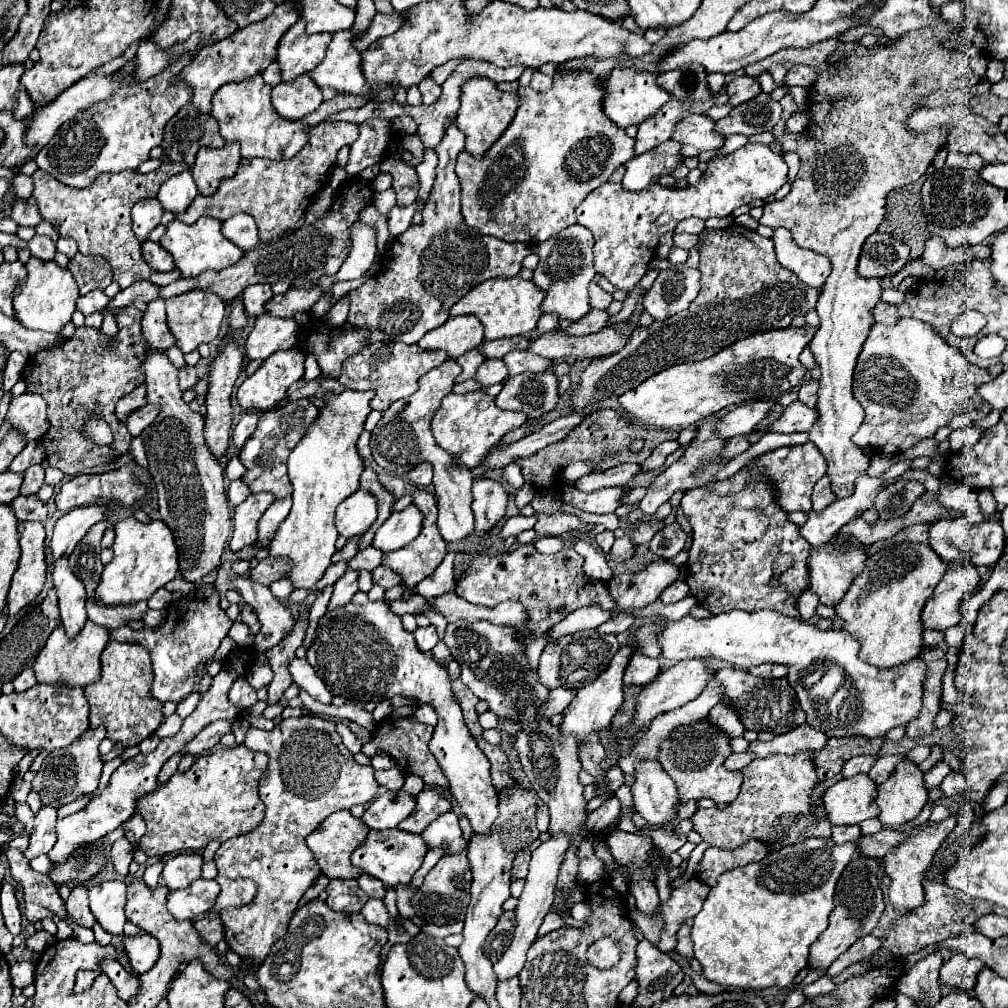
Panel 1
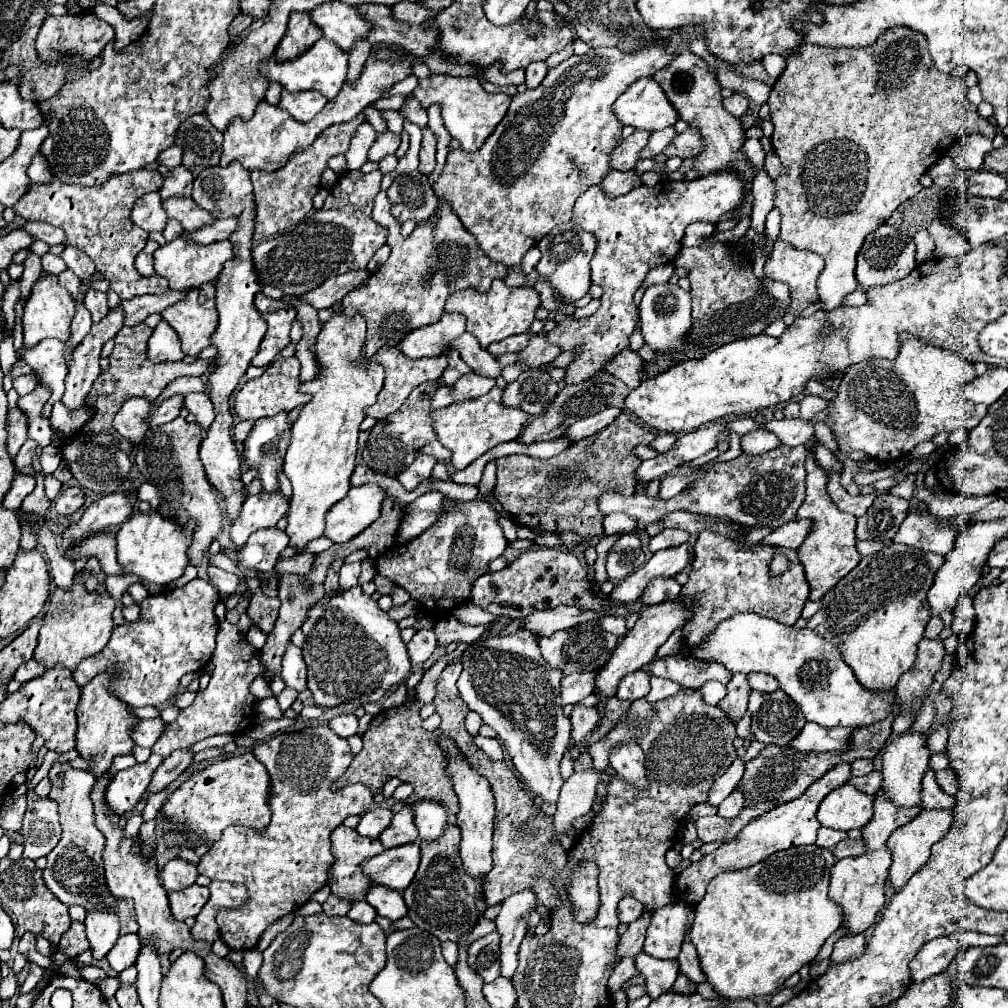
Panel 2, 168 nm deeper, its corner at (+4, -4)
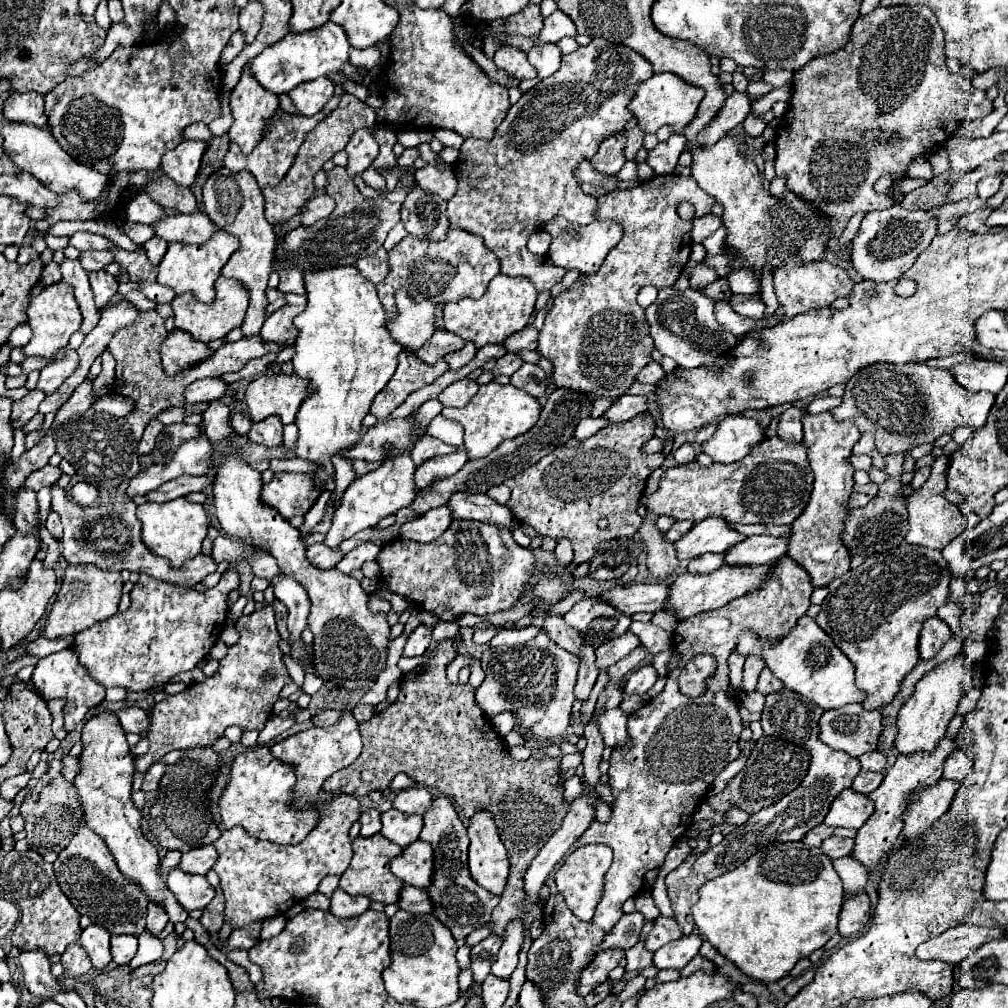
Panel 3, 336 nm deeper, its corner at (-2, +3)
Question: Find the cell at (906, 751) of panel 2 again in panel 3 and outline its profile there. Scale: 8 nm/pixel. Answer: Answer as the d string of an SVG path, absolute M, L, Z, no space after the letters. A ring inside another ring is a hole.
M960 654L956 658L946 660L936 670L924 674L922 680L916 684L916 690L910 700L898 712L898 734L894 740L894 748L904 756L916 752L934 752L936 744L946 734L946 726L956 712L960 696L966 688L970 688L970 684L972 680L968 676L968 662Z

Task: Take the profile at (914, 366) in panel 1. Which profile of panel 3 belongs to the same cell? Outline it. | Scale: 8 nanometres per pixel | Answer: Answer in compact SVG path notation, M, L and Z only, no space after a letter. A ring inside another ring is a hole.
M876 362L872 366L860 368L848 382L846 382L846 392L842 396L842 404L832 408L830 414L838 420L852 420L862 434L870 432L874 434L876 440L876 450L884 456L888 454L898 454L898 452L908 452L914 446L934 442L942 434L952 434L960 426L968 426L972 430L978 430L984 426L988 410L994 404L994 394L988 392L978 392L972 394L968 392L962 384L958 384L948 368L930 368L924 362L912 362L904 366L888 364L888 362ZM884 386L888 388L888 394L876 394L878 400L872 400L872 392L884 392ZM880 398L926 398L926 400L880 400Z

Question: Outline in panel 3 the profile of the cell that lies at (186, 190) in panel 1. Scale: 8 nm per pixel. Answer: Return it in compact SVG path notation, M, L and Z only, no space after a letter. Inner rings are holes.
M184 140L180 146L164 154L162 172L180 186L192 186L204 150L206 150L204 142Z

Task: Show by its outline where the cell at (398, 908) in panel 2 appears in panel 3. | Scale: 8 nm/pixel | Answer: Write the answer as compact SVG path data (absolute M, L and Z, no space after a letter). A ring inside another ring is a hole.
M404 886L400 890L398 908L404 908L406 912L412 912L412 914L430 914L432 912L432 902L422 888Z

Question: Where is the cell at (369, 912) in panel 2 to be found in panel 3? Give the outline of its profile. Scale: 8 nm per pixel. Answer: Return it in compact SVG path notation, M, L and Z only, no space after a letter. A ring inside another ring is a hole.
M336 890L332 896L332 914L338 918L352 918L358 914L364 914L370 908L370 900L366 896L348 896L344 890Z

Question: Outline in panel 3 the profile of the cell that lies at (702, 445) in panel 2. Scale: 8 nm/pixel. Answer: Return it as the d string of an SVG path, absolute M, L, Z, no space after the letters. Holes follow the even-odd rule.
M684 442L678 450L672 452L672 458L676 464L688 464L696 458L696 452L694 452L694 446L690 442Z

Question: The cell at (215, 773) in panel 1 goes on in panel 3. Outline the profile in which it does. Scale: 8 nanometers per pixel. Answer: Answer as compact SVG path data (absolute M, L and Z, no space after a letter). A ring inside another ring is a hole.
M254 746L238 754L230 764L230 778L224 788L224 796L218 800L218 810L224 826L244 826L254 838L270 840L276 844L298 844L316 826L318 814L314 810L290 810L294 782L294 768L276 760L268 746Z

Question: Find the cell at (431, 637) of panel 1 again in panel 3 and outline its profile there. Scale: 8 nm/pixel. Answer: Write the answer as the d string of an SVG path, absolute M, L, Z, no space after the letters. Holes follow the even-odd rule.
M418 626L410 634L410 638L408 638L406 646L404 646L404 656L420 656L420 654L424 654L426 648L428 648L428 644L430 644L430 636L432 636L430 628Z

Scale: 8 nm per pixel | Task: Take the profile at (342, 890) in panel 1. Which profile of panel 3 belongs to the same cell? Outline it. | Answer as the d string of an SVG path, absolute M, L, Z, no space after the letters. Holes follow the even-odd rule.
M314 892L312 896L308 896L306 900L302 900L302 906L304 908L318 908L318 910L330 910L330 898L320 894L320 892Z

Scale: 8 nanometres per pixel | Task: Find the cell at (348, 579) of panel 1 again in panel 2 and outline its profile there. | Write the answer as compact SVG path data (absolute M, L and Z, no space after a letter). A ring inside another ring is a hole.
M362 561L356 563L344 563L340 569L340 587L354 587L358 585L358 577L360 577L360 569L362 569Z

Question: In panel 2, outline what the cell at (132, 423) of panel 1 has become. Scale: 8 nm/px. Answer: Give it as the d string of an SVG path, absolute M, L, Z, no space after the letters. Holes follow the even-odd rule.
M172 395L160 407L152 407L150 427L156 427L156 425L162 425L162 423L174 421L180 415L182 407L184 407L184 395Z

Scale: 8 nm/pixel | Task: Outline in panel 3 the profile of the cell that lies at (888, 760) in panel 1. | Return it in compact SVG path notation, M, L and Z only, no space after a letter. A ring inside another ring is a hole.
M860 770L860 774L854 778L854 784L852 788L856 792L862 792L862 794L870 794L872 790L876 790L880 786L880 780L884 778L882 772L868 772L868 770Z

